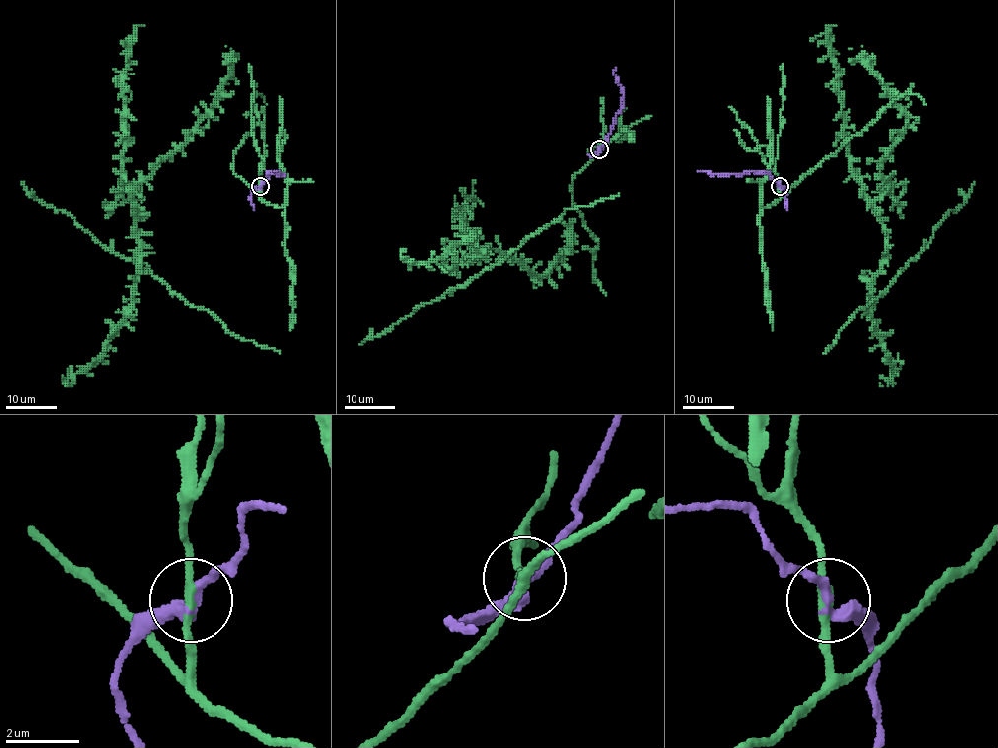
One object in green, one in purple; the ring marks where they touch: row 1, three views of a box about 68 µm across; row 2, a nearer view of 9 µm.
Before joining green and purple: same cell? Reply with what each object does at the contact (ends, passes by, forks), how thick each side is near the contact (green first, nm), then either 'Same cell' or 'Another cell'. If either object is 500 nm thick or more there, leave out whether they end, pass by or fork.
At the ring green passes by. At the ring purple passes by. Thickness 240 nm (green) against 300 nm. Another cell

